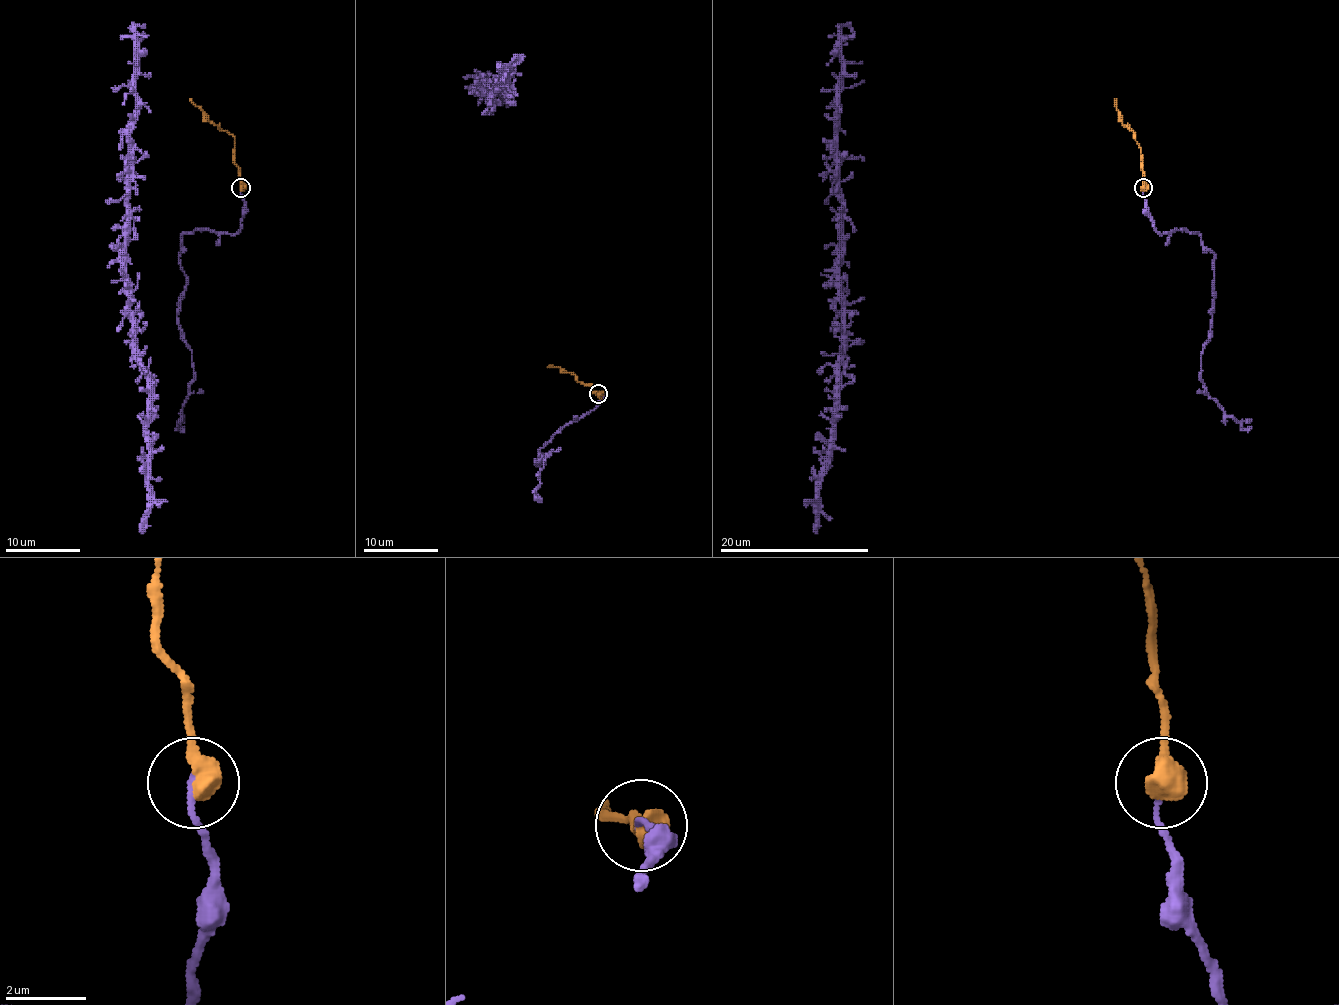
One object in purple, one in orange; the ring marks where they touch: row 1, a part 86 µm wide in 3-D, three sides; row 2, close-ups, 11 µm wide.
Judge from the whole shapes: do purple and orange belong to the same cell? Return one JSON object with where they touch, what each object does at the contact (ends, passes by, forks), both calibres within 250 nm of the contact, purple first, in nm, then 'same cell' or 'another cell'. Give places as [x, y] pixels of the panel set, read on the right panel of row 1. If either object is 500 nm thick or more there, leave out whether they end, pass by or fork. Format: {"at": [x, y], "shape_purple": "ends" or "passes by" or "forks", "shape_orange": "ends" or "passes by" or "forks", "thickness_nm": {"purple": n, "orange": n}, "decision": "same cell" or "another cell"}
{"at": [1143, 187], "thickness_nm": {"purple": 140, "orange": 650}, "decision": "same cell"}

